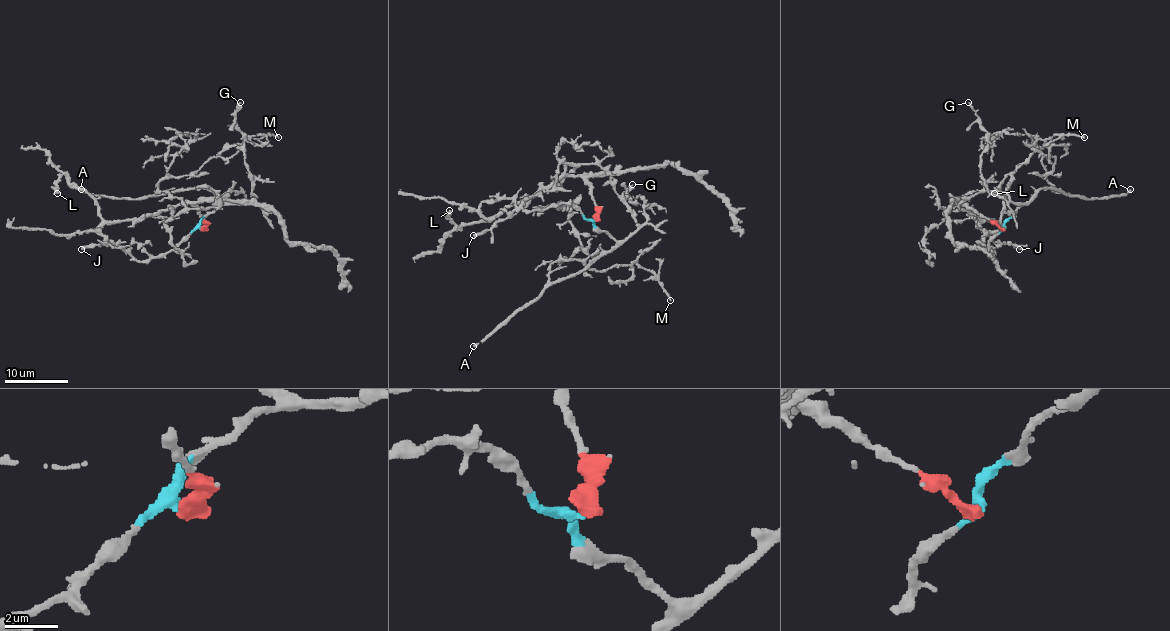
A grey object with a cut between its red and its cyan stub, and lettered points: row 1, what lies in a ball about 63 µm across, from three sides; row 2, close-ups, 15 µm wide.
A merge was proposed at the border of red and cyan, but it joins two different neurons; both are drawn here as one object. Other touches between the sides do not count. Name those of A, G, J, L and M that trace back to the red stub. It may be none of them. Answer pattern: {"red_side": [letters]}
{"red_side": ["L"]}

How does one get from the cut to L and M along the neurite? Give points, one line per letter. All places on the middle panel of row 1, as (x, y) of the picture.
L: (596, 219), (592, 190), (580, 176), (560, 176), (509, 203), (492, 219), (458, 226), (449, 216), (449, 210)
M: (596, 221), (616, 243), (581, 270), (549, 280), (557, 261), (581, 259), (602, 270), (635, 262), (670, 300)

